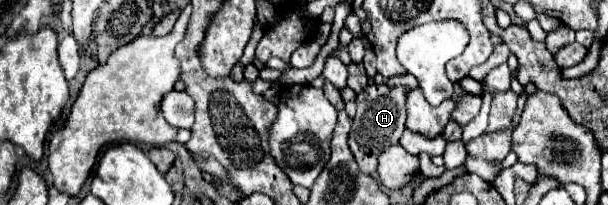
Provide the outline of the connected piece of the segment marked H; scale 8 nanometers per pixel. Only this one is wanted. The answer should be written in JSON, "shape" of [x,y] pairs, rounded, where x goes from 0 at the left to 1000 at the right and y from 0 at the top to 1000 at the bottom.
{"shape":[[[633,410],[604,420],[594,459],[587,459],[587,556],[581,576],[581,624],[574,644],[574,722],[590,800],[597,849],[617,849],[620,771],[630,722],[656,693],[666,634],[666,468],[673,439],[666,429],[640,429]]]}

